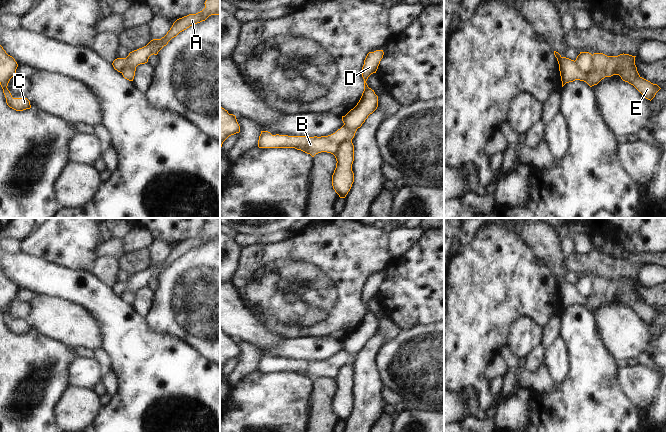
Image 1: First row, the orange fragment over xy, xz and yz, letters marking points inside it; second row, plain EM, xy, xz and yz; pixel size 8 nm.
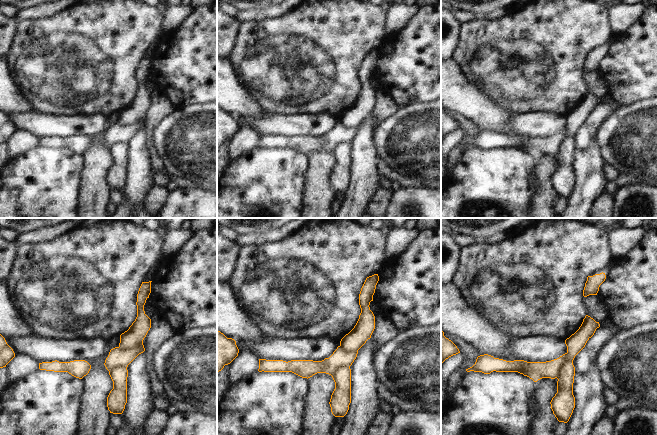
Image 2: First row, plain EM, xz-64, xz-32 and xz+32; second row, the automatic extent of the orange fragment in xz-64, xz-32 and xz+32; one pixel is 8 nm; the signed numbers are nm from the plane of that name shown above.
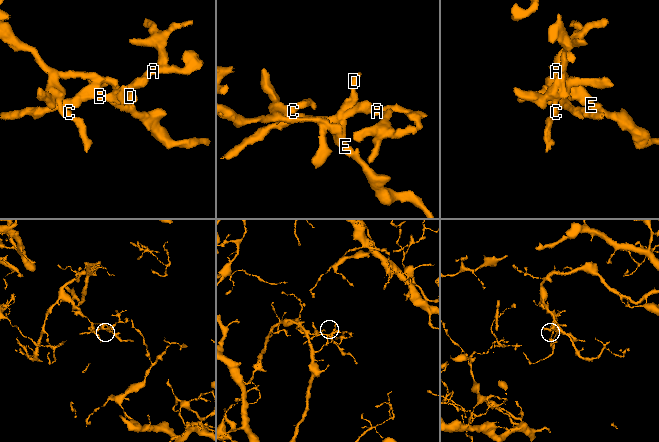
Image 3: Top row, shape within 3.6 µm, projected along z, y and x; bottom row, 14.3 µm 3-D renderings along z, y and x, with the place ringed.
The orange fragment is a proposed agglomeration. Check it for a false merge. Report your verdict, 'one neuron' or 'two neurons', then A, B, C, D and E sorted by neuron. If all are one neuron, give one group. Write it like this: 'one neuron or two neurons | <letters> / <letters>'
two neurons | A B / C D E

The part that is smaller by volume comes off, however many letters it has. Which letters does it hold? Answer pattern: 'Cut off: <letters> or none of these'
Cut off: A, B

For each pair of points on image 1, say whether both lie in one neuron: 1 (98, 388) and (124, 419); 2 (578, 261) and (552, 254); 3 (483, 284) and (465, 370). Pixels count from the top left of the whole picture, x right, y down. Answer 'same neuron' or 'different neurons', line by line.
1: different neurons
2: different neurons
3: same neuron

